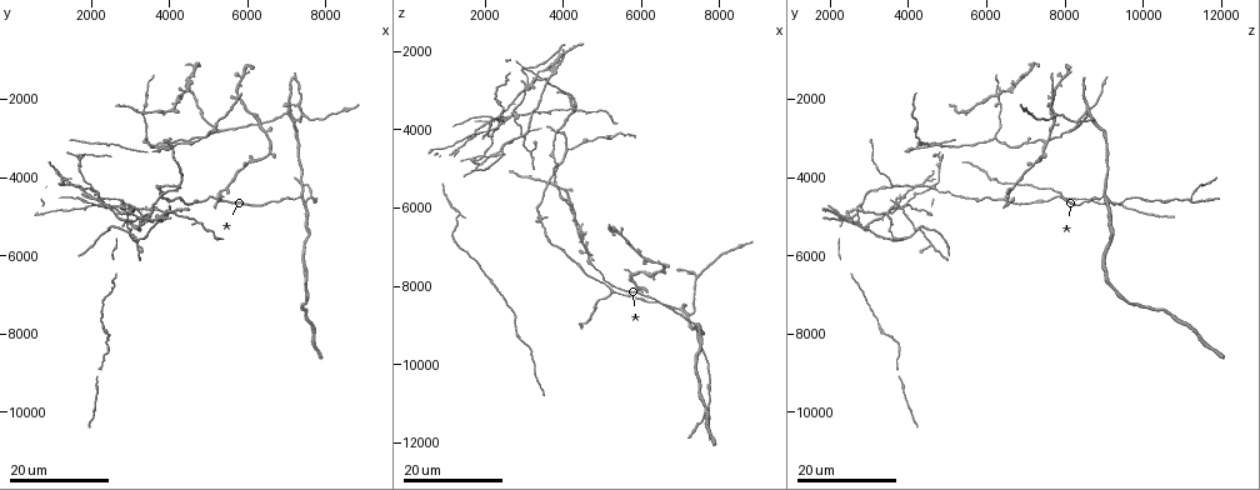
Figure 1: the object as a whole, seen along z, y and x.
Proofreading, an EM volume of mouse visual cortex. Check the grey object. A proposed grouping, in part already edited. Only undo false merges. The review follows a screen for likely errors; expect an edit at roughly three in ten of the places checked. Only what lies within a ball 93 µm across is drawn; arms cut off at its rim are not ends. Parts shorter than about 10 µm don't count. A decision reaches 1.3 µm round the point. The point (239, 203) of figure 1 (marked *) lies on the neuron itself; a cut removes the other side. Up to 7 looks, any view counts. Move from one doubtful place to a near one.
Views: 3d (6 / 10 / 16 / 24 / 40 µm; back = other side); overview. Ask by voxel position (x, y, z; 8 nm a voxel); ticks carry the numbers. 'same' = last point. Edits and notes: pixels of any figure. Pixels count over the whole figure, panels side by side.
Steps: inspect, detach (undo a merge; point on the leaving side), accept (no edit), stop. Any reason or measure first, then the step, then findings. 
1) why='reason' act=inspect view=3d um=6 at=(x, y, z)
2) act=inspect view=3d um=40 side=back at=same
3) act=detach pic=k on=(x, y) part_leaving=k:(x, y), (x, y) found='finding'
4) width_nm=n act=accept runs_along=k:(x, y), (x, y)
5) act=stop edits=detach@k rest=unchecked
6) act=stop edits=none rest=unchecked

why='side arm on a straight run' act=inspect view=3d um=16 at=(4000, 3150, 7050)

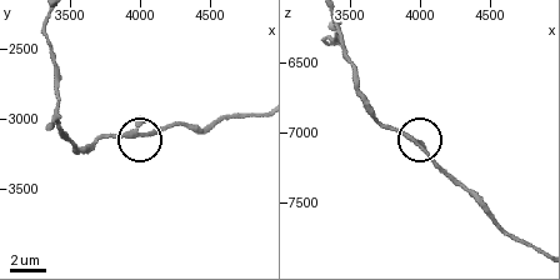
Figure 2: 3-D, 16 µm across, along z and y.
act=inspect view=3d um=10 at=(4020, 3120, 7100)

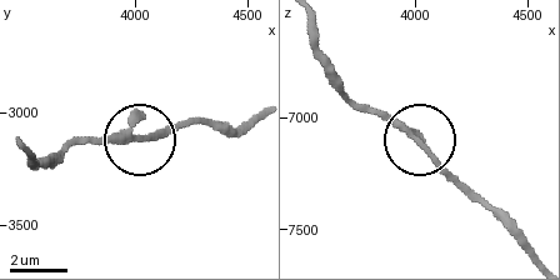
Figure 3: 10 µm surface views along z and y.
act=accept runs_along=3:(258, 114), (223, 131), (179, 124), (136, 138), (81, 138) found='continuous, no second neuron'

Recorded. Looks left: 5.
why='three-way junction' act=inspect view=3d um=24 at=(7500, 4650, 9100)

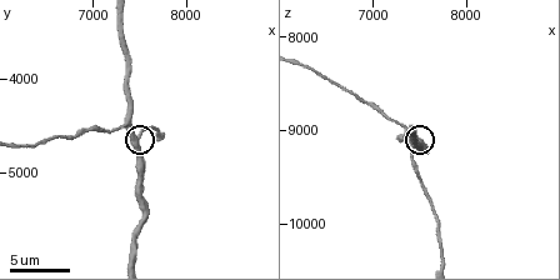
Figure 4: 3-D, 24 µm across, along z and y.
act=inspect view=3d um=10 at=same

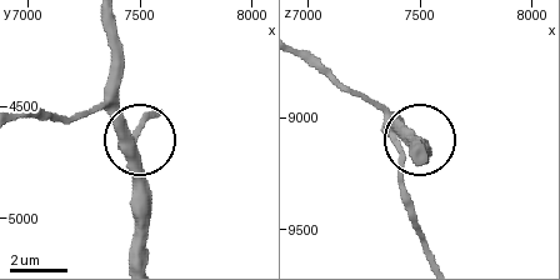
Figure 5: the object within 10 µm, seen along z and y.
side_arm_um=28 act=accept found='all the same neuron'

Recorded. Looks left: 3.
why='branch point' act=inspect view=3d um=24 at=(4250, 4250, 3600)

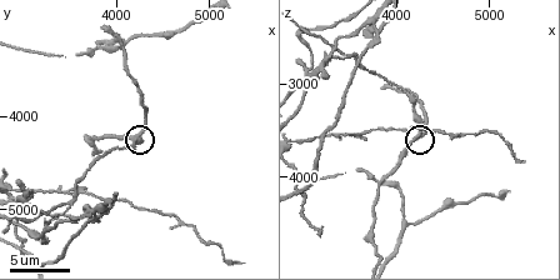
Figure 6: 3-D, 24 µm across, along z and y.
why='closer look' act=inspect view=3d um=6 at=same

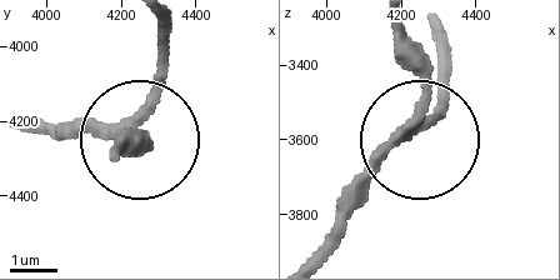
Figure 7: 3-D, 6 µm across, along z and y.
width_nm=230 act=accept found='one neuron here'

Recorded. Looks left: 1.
act=stop edits=none rest=unchecked

